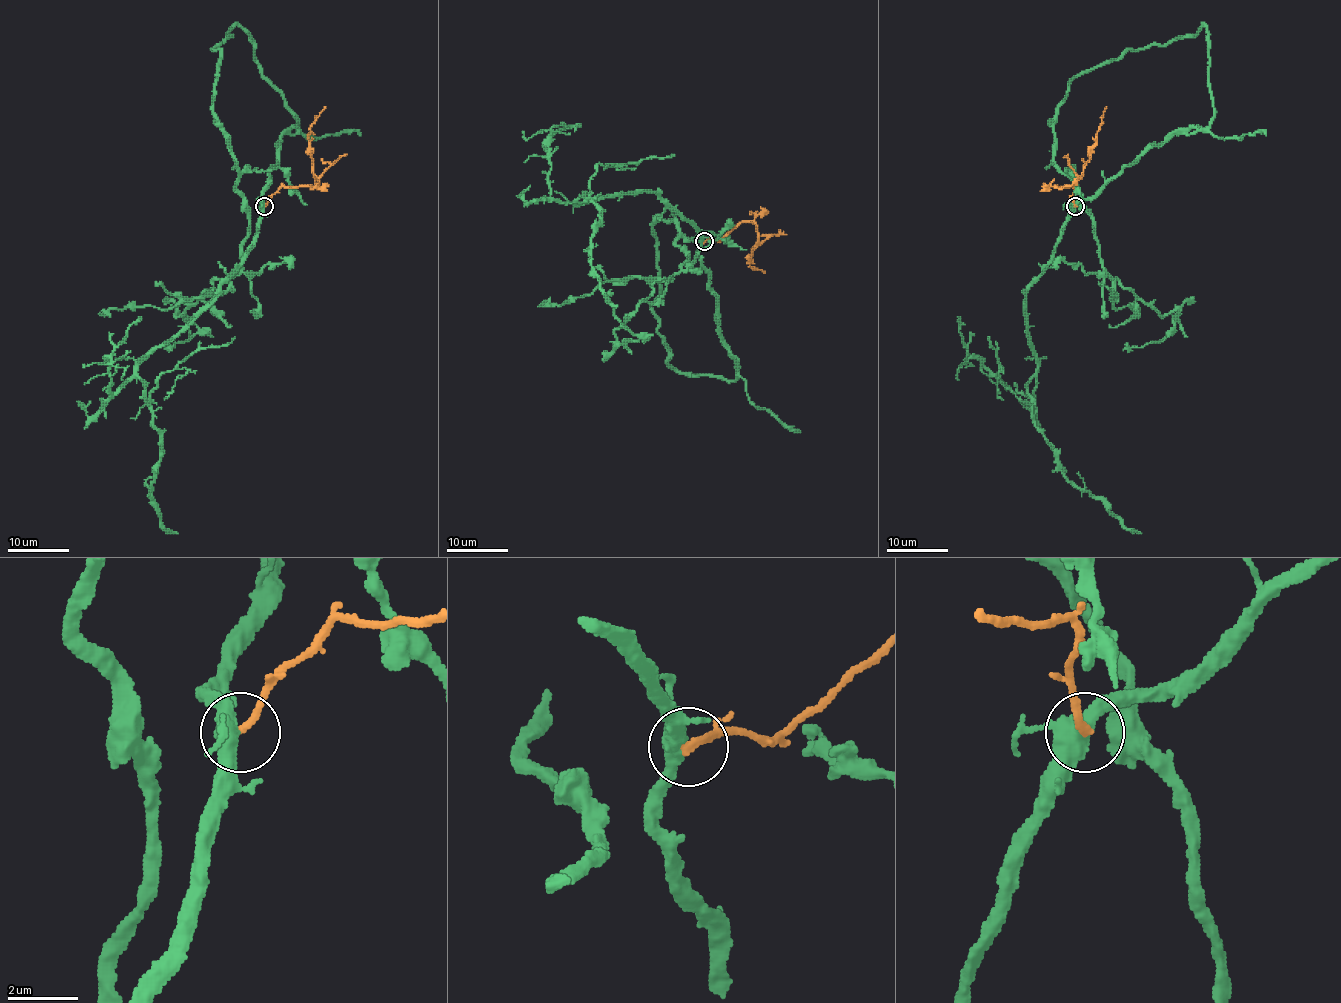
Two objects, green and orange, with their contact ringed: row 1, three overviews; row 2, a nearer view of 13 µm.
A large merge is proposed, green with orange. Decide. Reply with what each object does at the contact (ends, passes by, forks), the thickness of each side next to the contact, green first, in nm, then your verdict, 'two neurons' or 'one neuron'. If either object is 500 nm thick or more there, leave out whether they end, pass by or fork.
green forks | orange ends | 440/200 nm | two neurons

